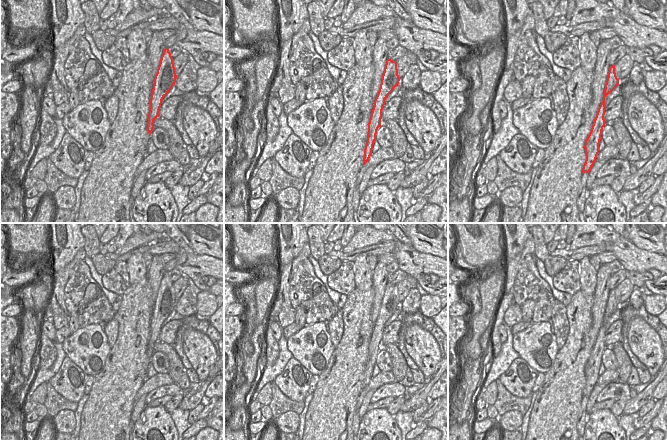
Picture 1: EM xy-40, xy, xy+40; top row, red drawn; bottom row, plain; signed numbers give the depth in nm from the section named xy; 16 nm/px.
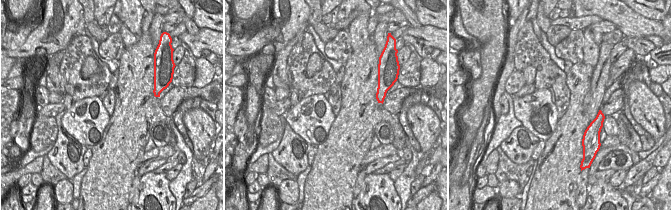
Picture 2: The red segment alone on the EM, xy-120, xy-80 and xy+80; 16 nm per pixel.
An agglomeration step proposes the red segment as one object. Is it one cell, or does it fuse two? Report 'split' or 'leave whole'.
leave whole

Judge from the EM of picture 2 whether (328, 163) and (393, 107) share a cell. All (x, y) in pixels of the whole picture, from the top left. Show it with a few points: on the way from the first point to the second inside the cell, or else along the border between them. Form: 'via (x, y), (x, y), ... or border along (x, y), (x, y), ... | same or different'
border along (382, 104), (384, 108), (396, 115) | different

